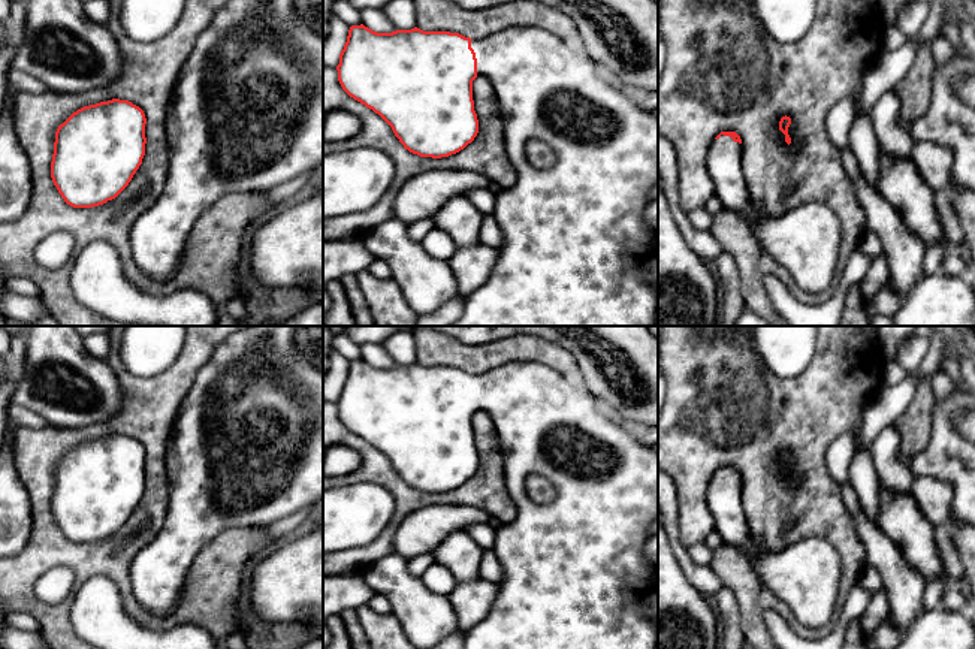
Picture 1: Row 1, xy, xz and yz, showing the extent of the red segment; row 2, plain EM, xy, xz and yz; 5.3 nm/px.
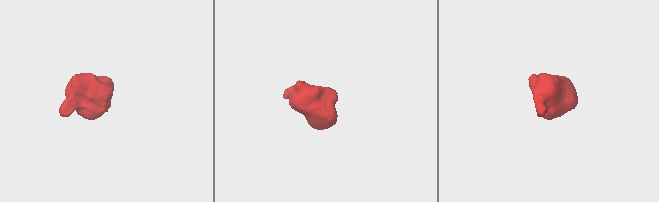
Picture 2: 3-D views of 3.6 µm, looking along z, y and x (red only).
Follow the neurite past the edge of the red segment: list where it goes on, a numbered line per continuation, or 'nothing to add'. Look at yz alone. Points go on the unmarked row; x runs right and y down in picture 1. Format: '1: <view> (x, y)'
1: yz (806, 576)

